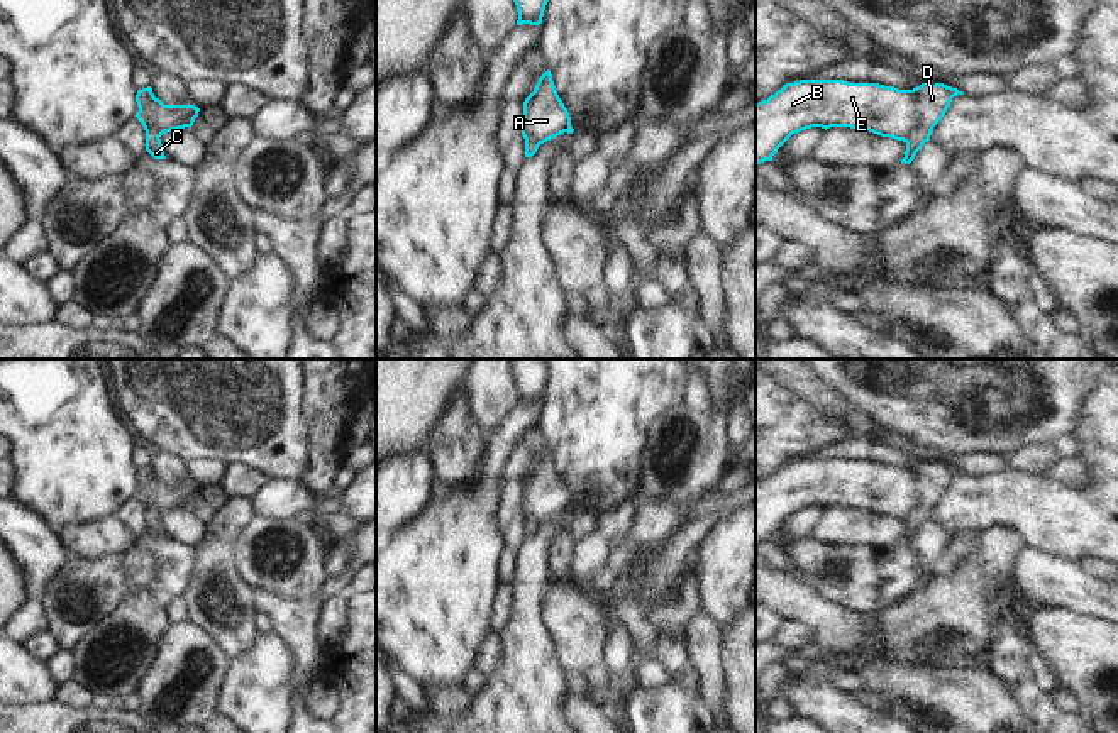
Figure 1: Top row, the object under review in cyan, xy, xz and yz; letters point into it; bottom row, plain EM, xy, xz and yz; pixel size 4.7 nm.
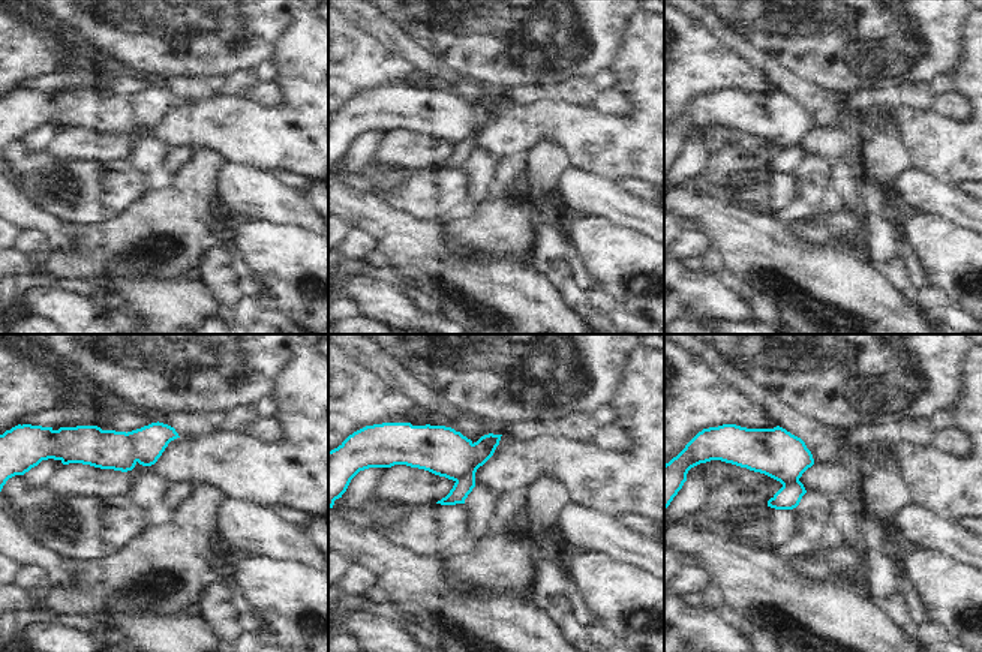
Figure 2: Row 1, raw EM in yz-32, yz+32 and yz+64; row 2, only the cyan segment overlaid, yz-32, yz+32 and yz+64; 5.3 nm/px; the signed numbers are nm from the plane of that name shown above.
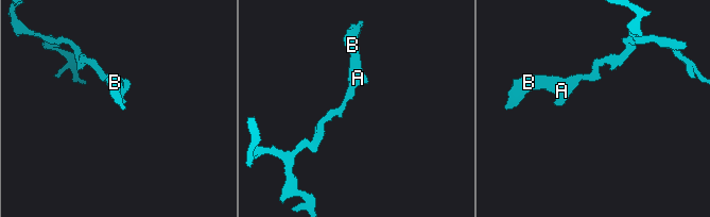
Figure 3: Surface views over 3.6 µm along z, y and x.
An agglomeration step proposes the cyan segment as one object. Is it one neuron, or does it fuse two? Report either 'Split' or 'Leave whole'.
Split.

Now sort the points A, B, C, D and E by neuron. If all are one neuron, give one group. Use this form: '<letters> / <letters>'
A B E / C D

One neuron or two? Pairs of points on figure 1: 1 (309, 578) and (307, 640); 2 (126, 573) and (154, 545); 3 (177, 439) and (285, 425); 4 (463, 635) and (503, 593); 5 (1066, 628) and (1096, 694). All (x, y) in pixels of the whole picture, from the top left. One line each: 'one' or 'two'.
1: two
2: two
3: one
4: two
5: one

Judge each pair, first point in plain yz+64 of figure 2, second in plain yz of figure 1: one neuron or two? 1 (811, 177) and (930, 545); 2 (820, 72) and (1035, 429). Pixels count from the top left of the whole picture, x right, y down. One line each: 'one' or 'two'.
1: one
2: one

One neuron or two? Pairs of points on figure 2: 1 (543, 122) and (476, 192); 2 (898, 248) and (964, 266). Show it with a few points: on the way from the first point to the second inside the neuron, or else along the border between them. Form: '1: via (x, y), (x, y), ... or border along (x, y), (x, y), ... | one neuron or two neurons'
1: border along (476, 149), (485, 149), (501, 162) | two neurons
2: border along (901, 230), (901, 234), (915, 252) | two neurons

